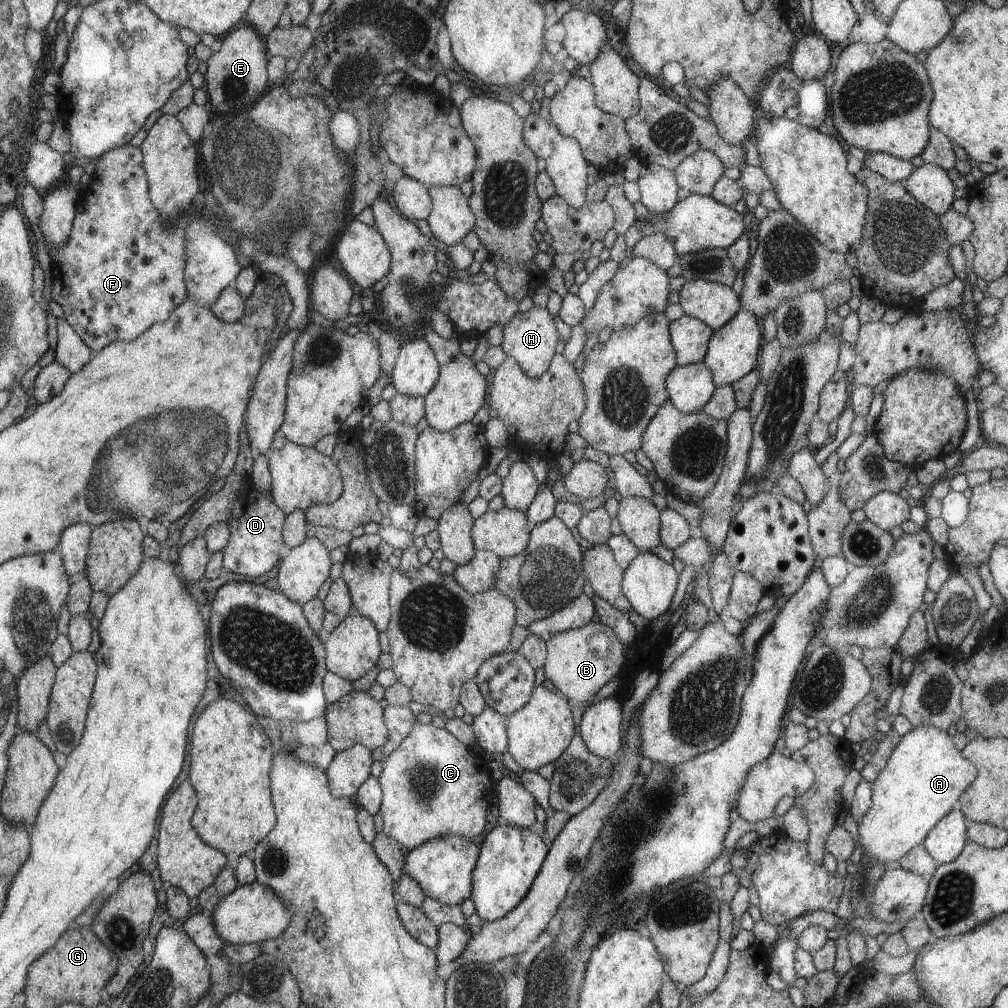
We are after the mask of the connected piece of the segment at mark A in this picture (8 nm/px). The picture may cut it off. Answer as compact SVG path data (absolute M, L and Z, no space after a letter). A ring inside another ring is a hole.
M928 724L912 728L900 738L874 780L870 810L857 822L858 844L864 856L895 865L912 848L923 844L928 832L957 807L978 770L962 756L952 738L946 730Z

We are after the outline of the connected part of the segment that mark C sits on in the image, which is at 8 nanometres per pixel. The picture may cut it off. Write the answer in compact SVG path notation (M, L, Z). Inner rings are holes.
M416 721L412 732L394 752L385 756L379 776L382 800L379 808L383 833L400 842L406 851L414 850L432 838L463 836L466 840L478 838L486 830L486 812L494 800L494 784L486 760L480 760L466 744L458 742L445 728Z

